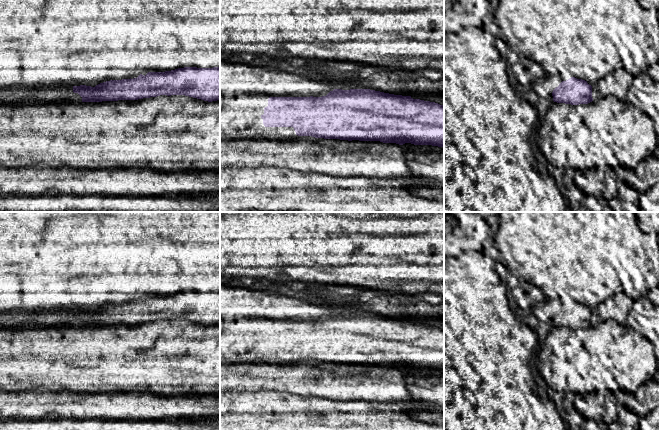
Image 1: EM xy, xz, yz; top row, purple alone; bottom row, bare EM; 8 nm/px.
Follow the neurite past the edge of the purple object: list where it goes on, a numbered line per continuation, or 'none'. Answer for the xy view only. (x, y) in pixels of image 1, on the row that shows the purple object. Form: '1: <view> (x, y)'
1: xy (62, 89)

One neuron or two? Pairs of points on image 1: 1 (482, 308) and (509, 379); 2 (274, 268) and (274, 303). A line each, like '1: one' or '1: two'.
1: one
2: two

